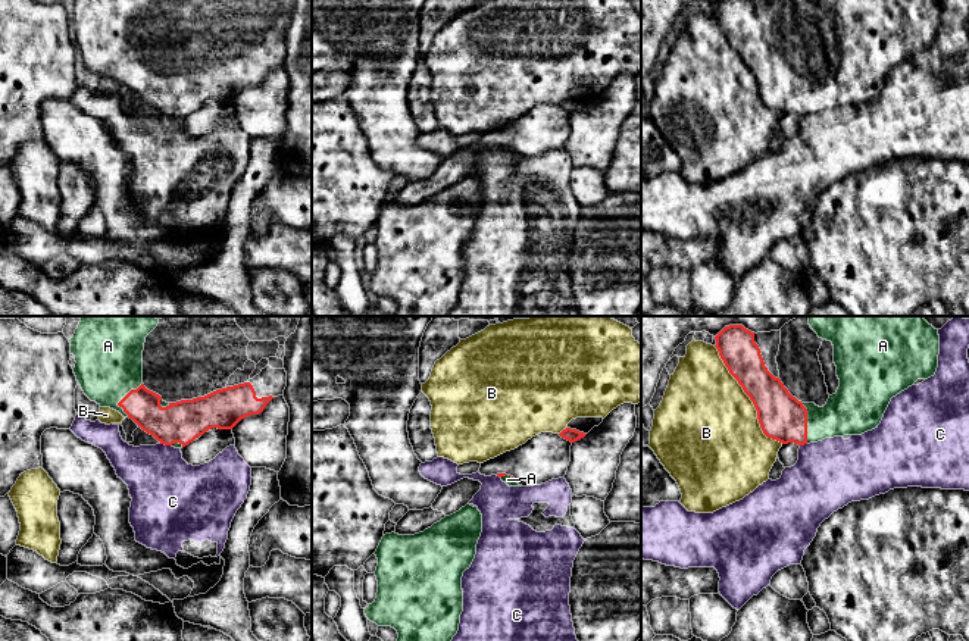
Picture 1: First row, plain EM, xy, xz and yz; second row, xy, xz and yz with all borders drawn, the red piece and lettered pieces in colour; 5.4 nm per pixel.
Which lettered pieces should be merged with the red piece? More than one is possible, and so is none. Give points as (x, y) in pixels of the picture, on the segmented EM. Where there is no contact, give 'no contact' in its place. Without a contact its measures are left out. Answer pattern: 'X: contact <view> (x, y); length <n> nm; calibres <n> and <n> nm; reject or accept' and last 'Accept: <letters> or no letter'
A: contact yz (806, 424); length 220 nm; calibres 260 and 260 nm; accept
B: contact yz (750, 399); length 650 nm; calibres 260 and 500 nm; reject
C: contact xy (165, 444); length 70 nm; calibres 220 and 380 nm; reject
Accept: A

